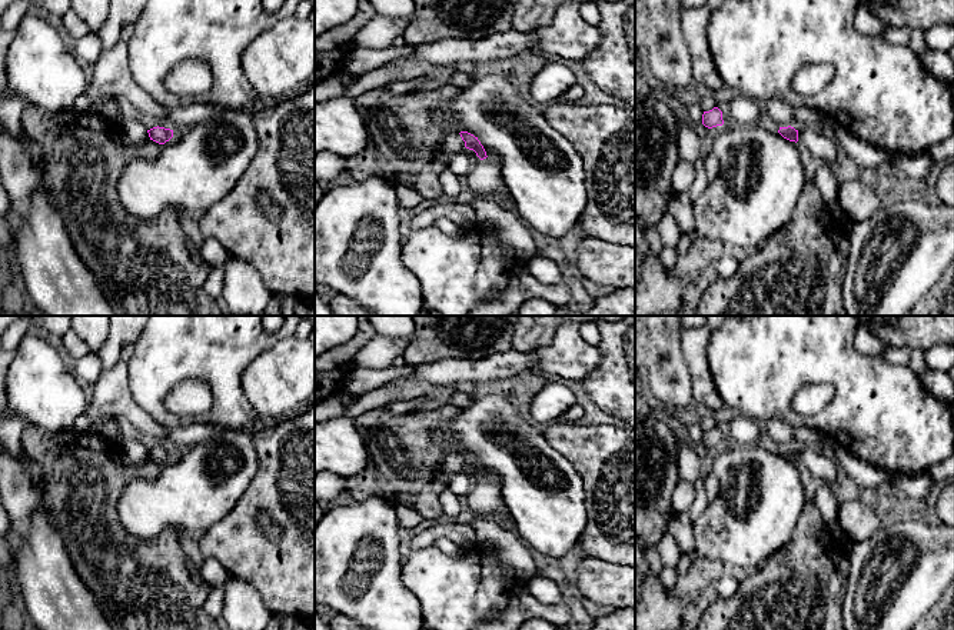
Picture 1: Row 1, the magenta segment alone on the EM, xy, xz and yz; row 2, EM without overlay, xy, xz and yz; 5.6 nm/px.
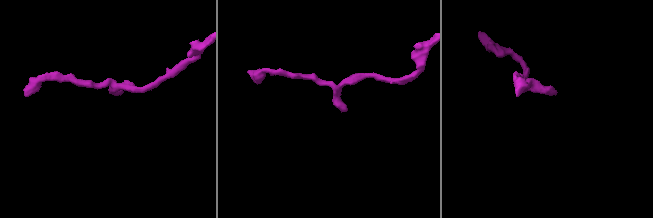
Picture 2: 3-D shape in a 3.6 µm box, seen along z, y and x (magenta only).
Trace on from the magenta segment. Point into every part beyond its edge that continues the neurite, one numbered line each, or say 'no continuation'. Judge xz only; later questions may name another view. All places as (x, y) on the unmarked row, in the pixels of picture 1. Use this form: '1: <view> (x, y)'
1: xz (485, 499)

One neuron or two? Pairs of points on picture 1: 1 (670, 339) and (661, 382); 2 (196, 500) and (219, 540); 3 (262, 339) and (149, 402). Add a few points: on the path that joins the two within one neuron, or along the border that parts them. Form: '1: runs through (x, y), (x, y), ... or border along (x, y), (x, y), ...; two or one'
1: runs through (670, 349), (667, 372); one
2: border along (235, 503), (226, 514), (195, 537); two
3: runs through (232, 339), (205, 339), (172, 372); one

